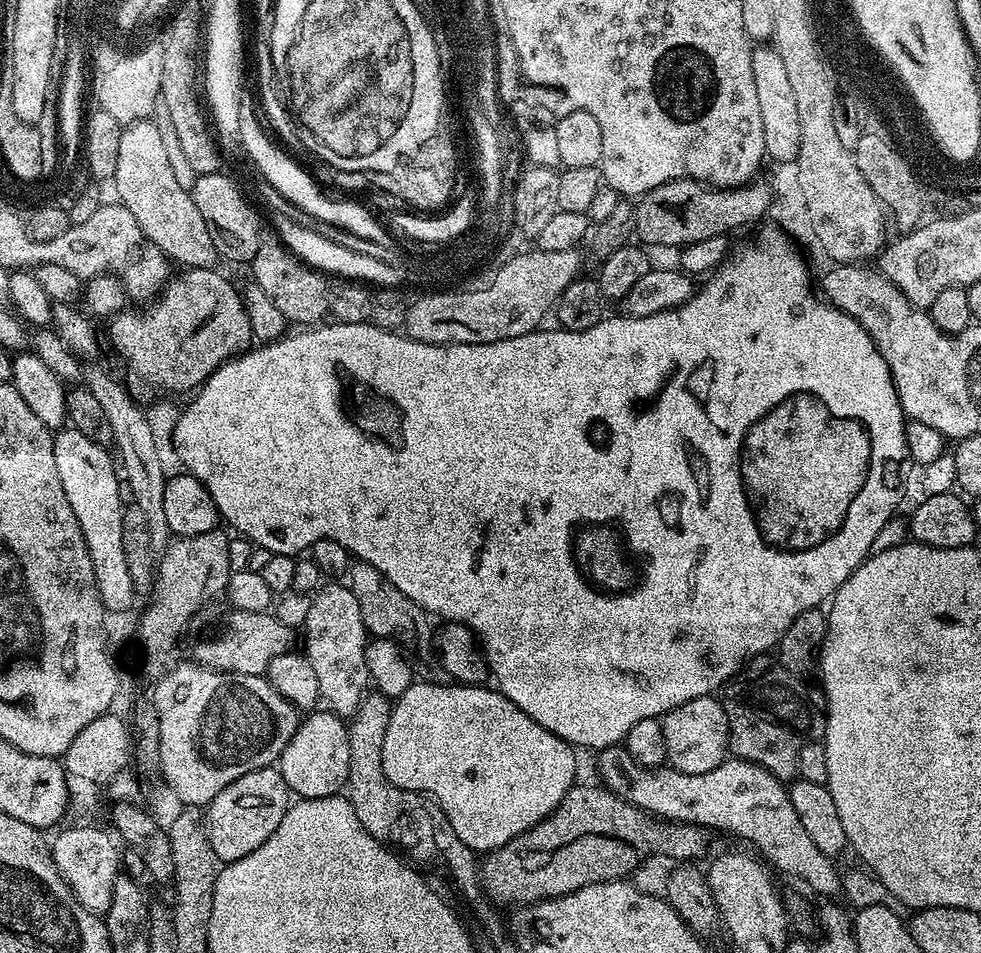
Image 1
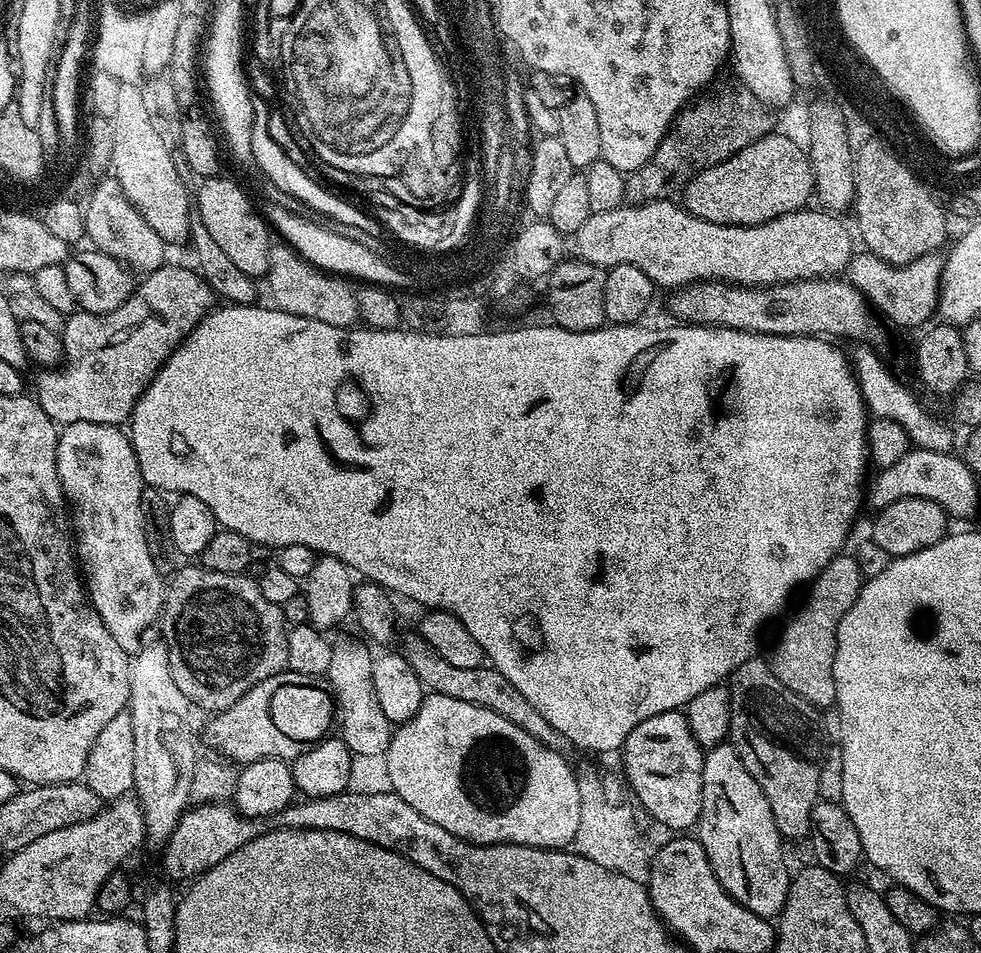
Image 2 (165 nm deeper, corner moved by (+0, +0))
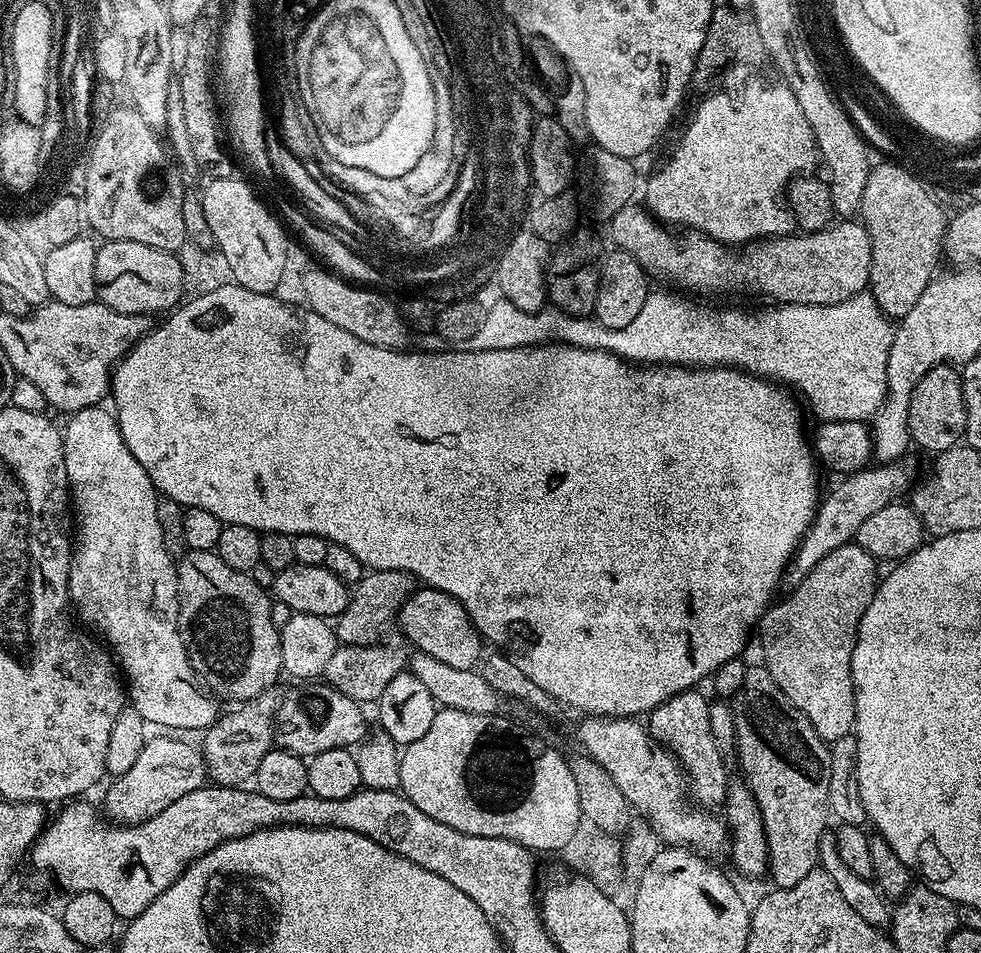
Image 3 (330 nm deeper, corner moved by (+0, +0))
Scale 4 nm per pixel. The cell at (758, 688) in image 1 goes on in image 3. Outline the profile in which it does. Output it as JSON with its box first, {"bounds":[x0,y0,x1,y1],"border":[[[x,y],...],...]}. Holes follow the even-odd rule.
{"bounds":[730,666,830,888],"border":[[[763,666],[749,667],[746,678],[742,678],[742,686],[730,700],[736,727],[736,751],[734,760],[740,763],[743,783],[752,791],[754,802],[760,811],[762,826],[766,830],[768,843],[767,875],[772,875],[772,884],[778,888],[789,888],[806,874],[810,874],[820,862],[820,842],[830,821],[828,811],[828,795],[830,794],[830,748],[829,745],[810,726],[810,718],[802,714],[778,690],[774,678],[770,678],[767,668]]]}

